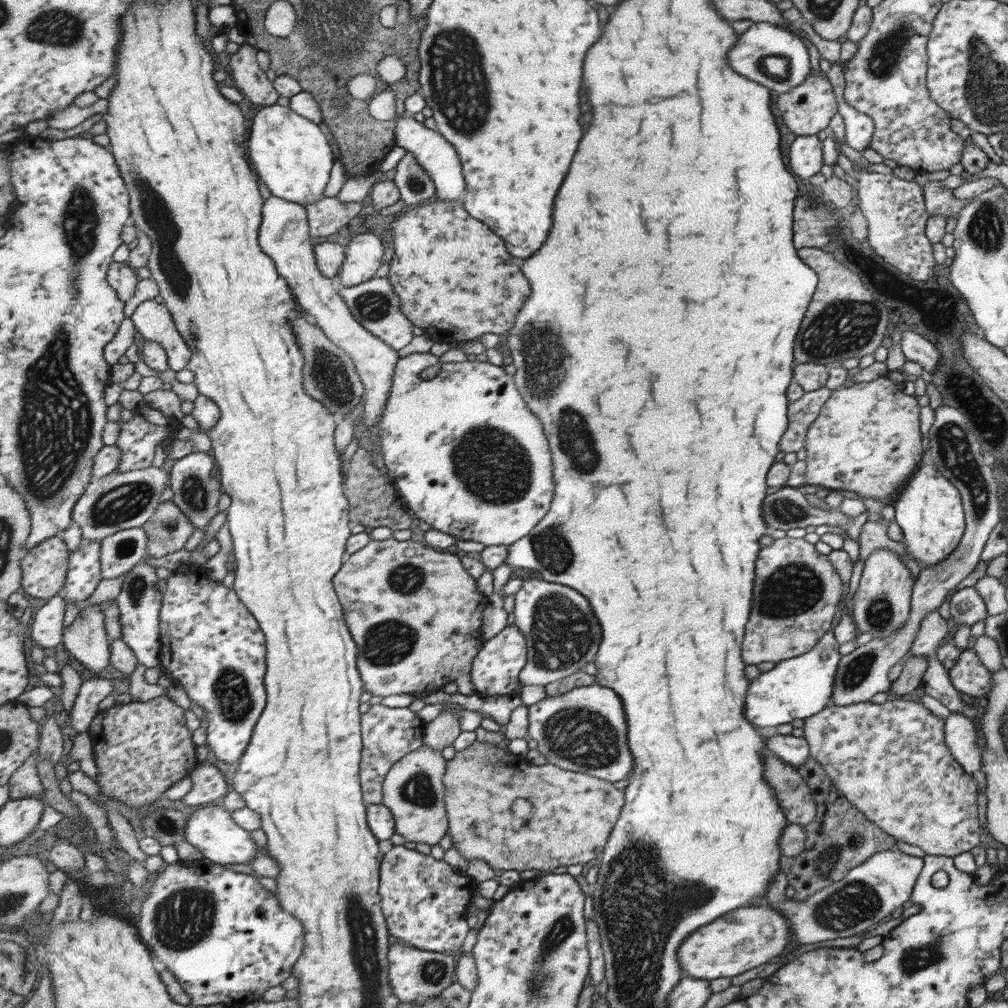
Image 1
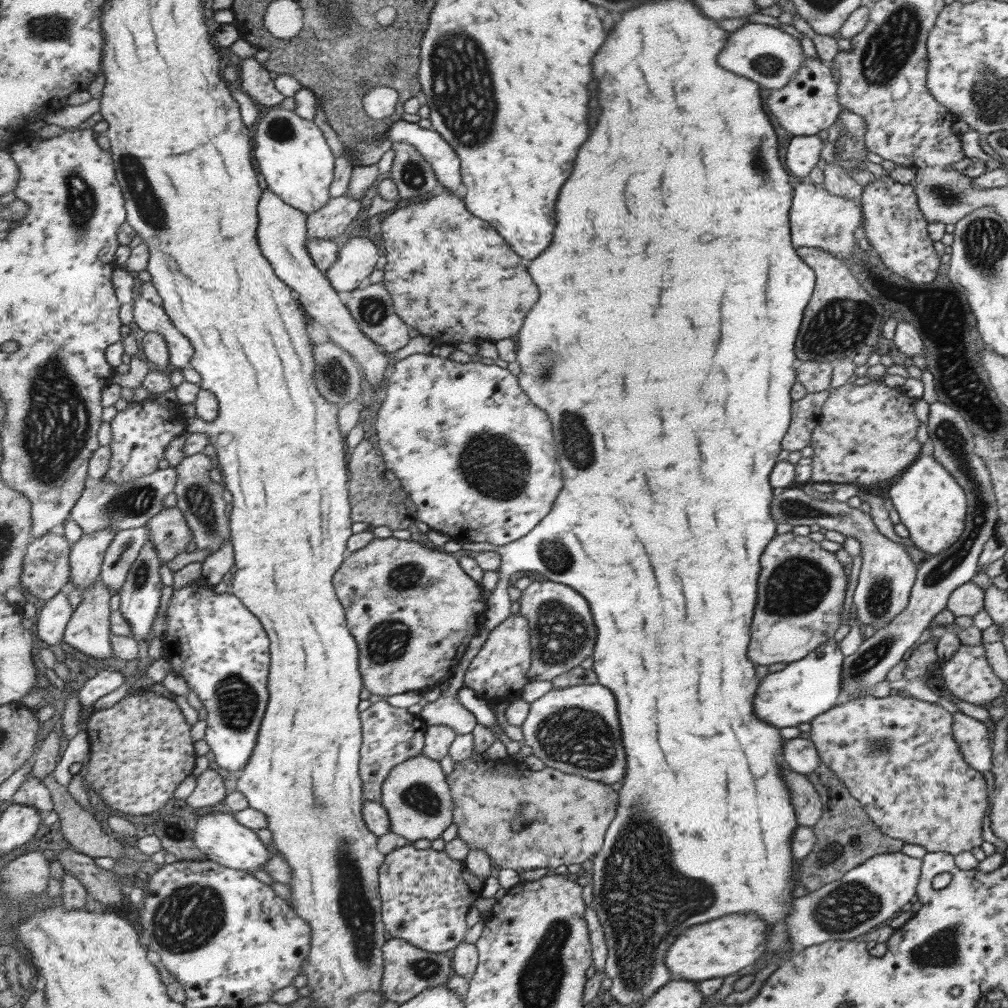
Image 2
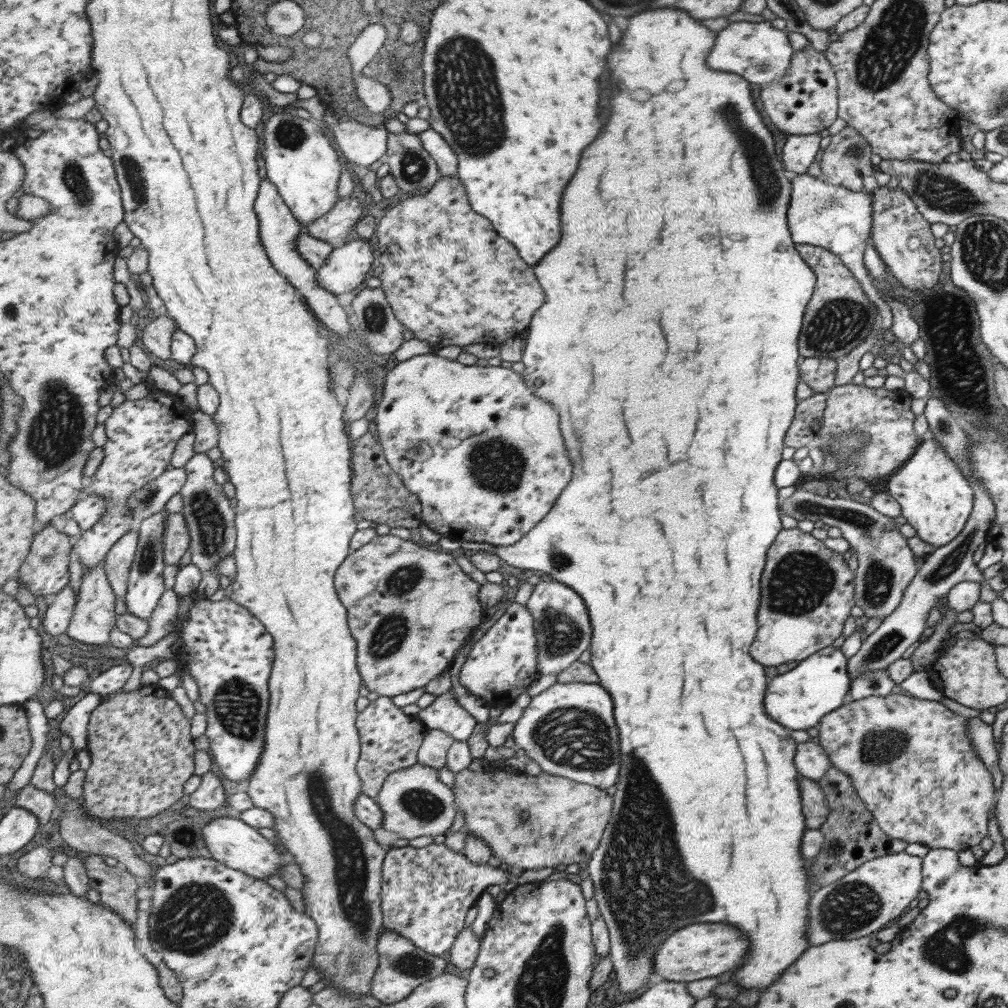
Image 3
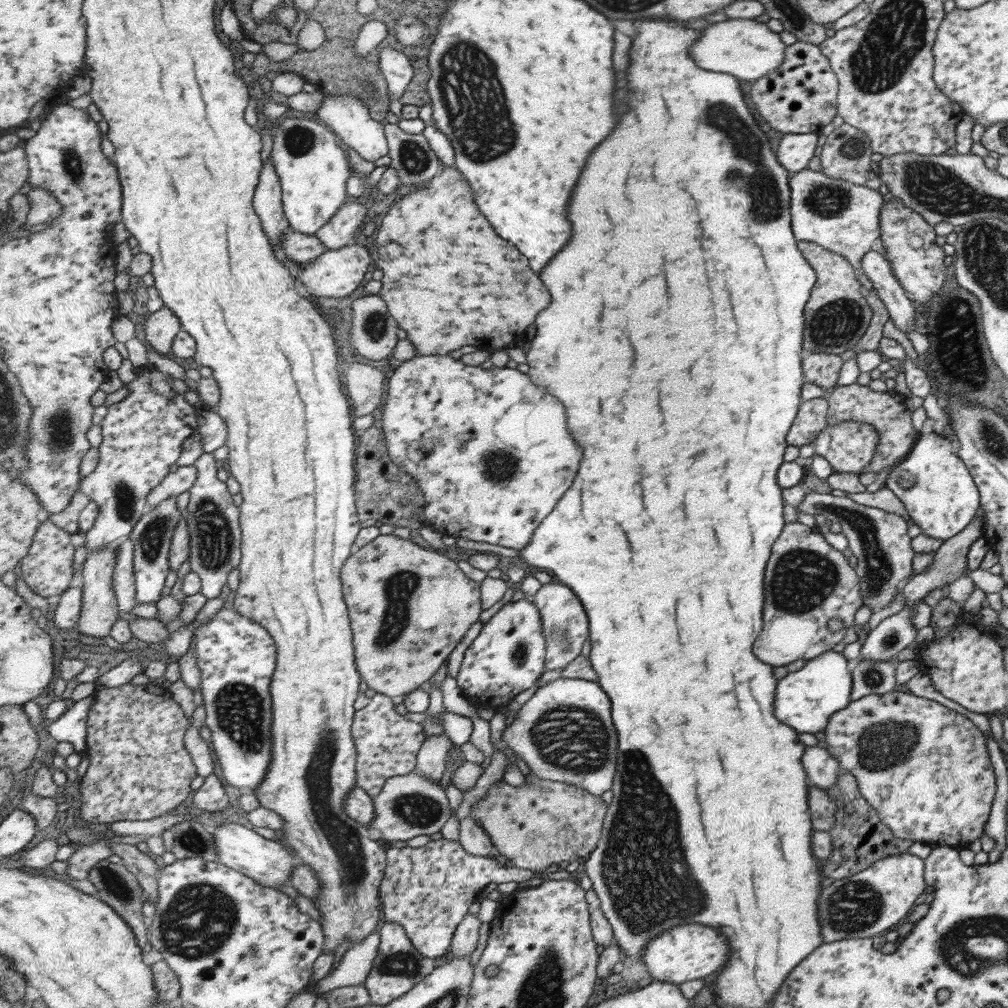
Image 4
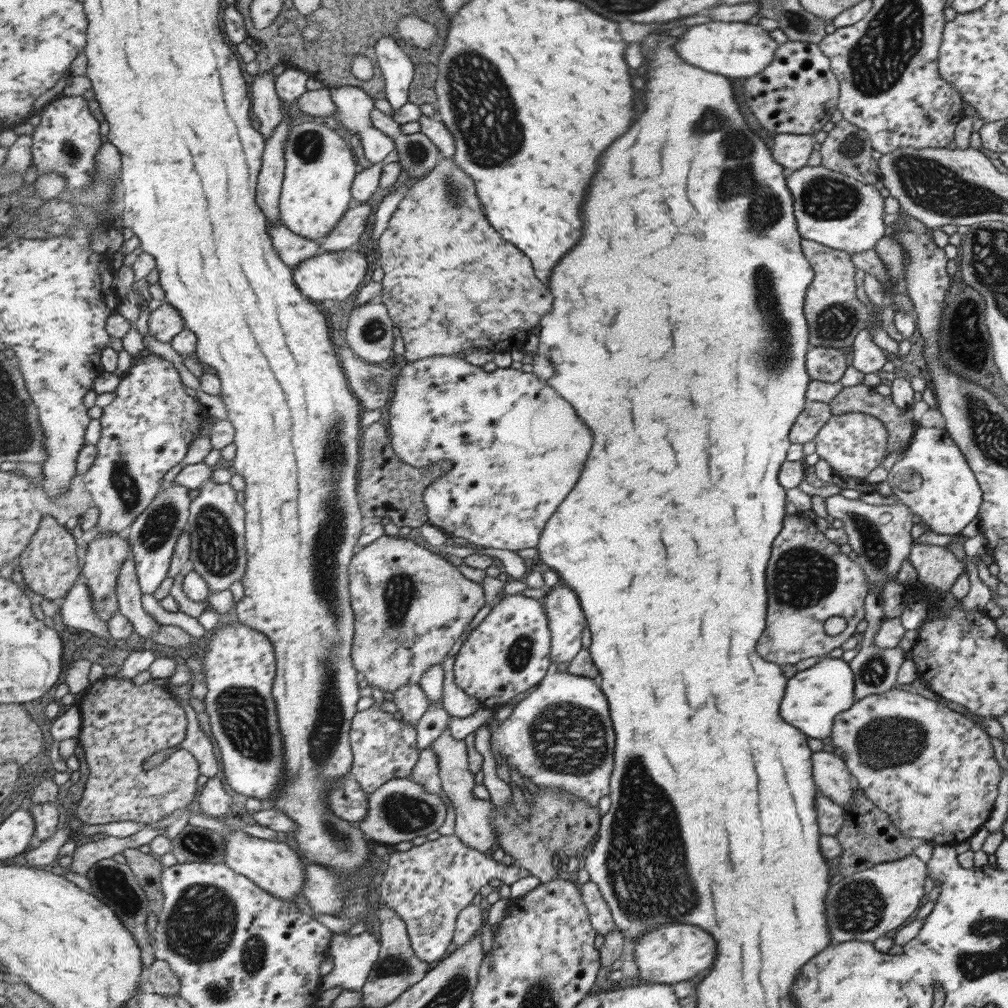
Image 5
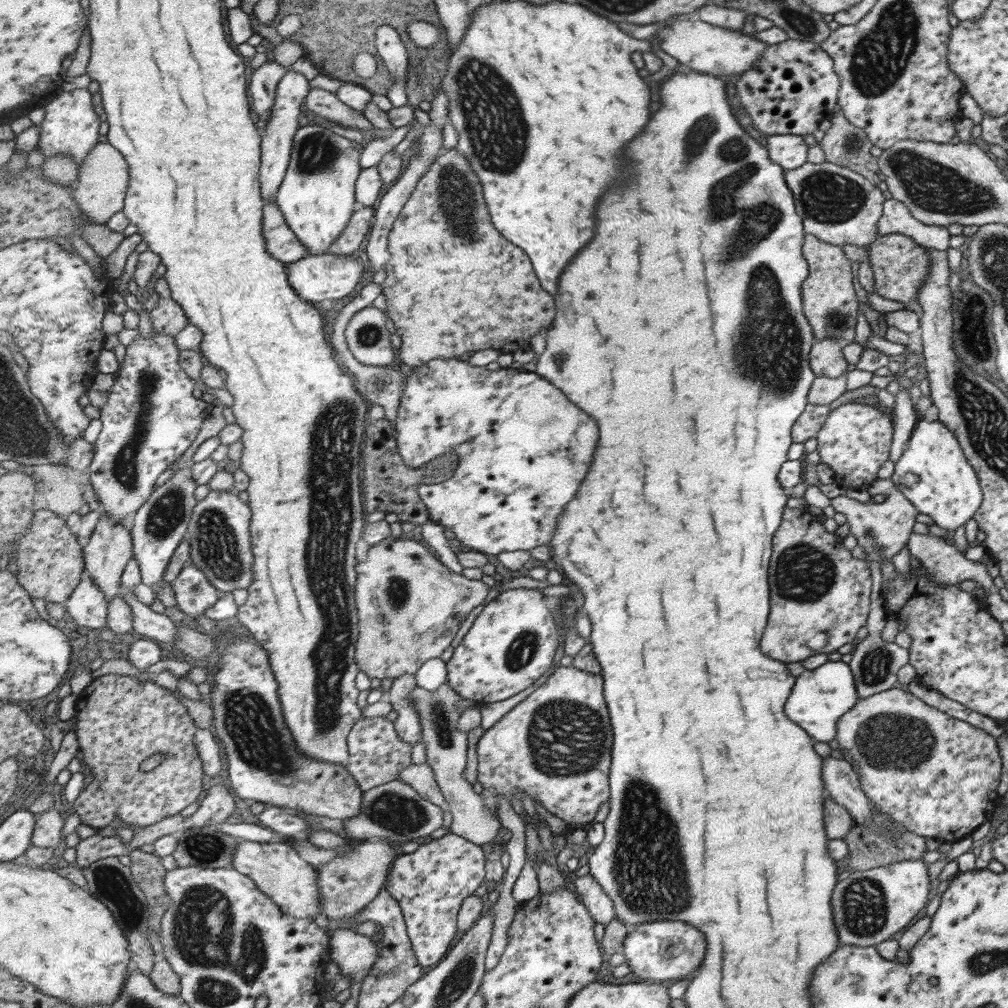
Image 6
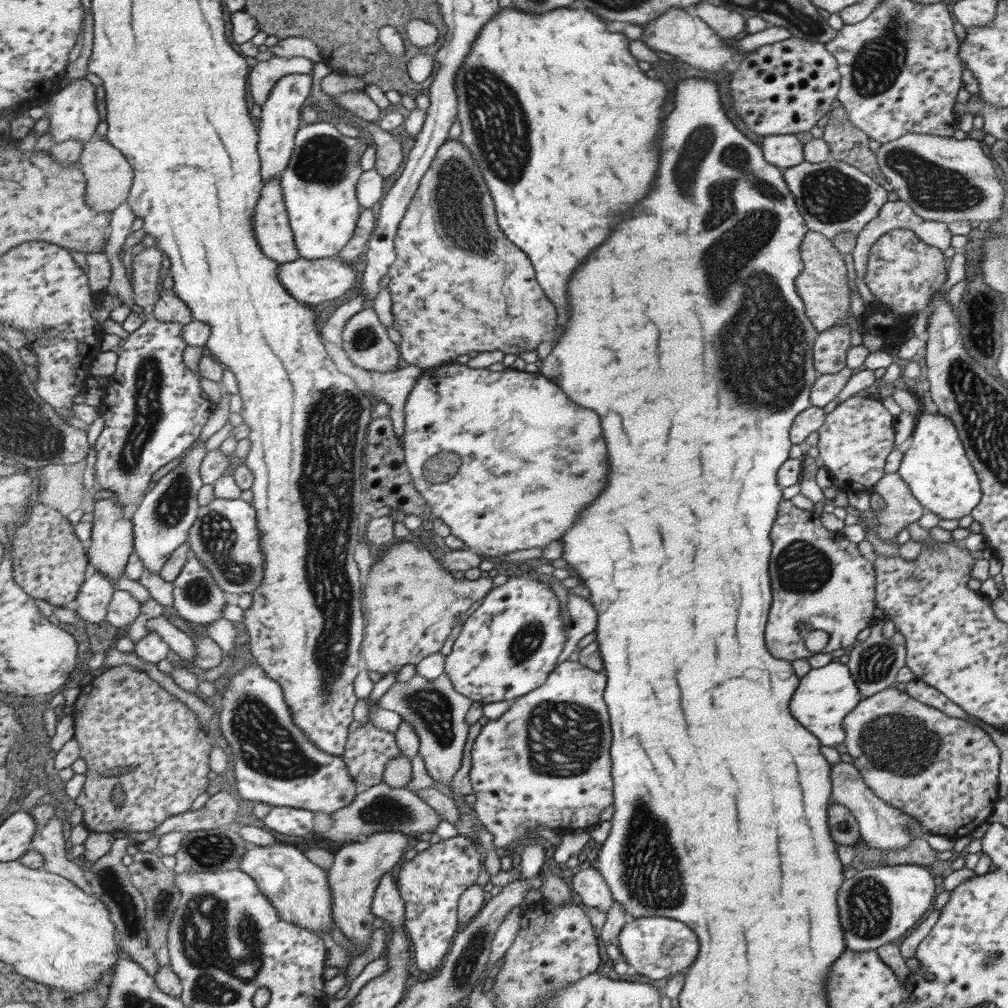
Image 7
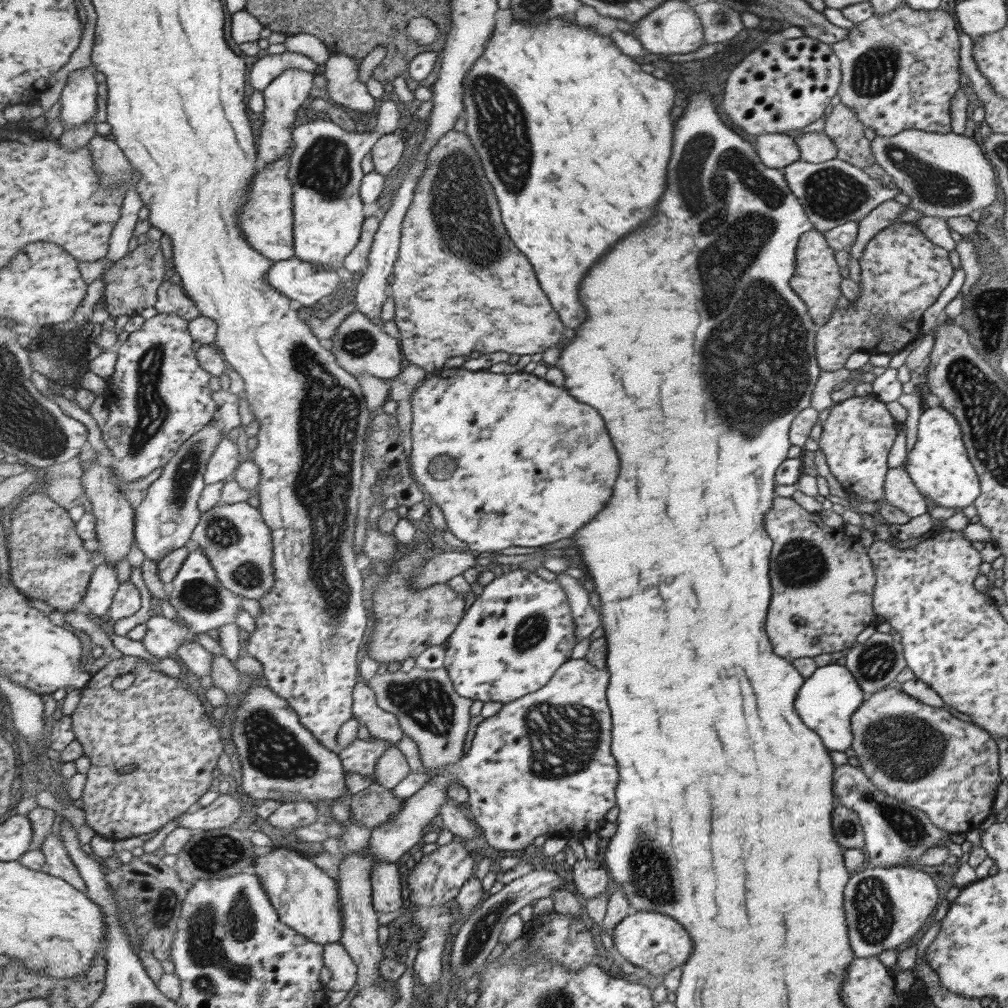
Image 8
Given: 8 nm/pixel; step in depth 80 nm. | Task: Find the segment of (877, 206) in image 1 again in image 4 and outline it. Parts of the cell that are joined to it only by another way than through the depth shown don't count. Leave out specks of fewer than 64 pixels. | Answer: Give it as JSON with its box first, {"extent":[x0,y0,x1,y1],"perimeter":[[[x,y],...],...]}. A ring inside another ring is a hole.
{"extent":[876,197,945,305],"perimeter":[[[897,197],[883,201],[879,209],[879,239],[876,244],[888,260],[894,277],[912,302],[924,305],[930,296],[937,293],[945,280],[944,253],[935,244],[936,234],[920,214],[906,207]]]}

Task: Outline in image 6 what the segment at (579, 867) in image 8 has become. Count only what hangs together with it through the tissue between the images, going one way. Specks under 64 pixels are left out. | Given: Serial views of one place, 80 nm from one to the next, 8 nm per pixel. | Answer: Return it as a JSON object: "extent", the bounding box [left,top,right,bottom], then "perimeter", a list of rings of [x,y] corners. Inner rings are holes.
{"extent":[575,873,617,928],"perimeter":[[[589,873],[583,877],[577,877],[575,886],[579,897],[590,910],[595,922],[600,922],[604,928],[609,926],[616,917],[617,911],[613,900],[601,884]]]}

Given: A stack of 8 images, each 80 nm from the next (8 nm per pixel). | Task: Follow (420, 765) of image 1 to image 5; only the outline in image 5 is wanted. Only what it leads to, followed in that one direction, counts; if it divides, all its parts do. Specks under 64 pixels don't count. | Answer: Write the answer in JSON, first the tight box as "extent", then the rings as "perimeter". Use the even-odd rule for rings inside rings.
{"extent":[360,778,447,849],"perimeter":[[[394,778],[369,796],[370,812],[360,827],[367,833],[367,838],[380,841],[388,849],[398,842],[409,842],[417,836],[437,832],[447,818],[447,805],[439,795],[428,791],[411,778]]]}

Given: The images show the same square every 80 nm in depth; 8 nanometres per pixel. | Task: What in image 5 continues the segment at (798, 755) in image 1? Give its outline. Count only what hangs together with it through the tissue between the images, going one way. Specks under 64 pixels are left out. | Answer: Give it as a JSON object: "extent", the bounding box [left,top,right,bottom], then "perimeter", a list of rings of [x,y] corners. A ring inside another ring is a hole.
{"extent":[810,751,855,808],"perimeter":[[[815,751],[810,754],[811,778],[817,791],[828,796],[838,805],[848,808],[852,803],[852,788],[855,787],[854,778],[848,773],[845,763],[832,752]]]}

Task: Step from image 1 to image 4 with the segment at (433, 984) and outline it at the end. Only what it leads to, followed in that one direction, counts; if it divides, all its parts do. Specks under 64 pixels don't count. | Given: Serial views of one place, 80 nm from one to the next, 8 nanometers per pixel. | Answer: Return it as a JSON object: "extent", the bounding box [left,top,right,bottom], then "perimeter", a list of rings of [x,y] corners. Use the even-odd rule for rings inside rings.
{"extent":[365,921,440,1006],"perimeter":[[[385,921],[379,933],[381,942],[377,958],[365,986],[371,993],[372,1004],[385,1006],[413,990],[415,985],[437,968],[437,962],[440,960],[426,957],[409,938],[405,927],[398,922]]]}

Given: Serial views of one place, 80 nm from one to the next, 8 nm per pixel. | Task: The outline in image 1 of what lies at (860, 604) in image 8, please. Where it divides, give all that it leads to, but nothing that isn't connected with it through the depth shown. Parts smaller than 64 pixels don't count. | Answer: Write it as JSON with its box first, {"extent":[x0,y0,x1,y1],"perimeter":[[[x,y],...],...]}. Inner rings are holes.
{"extent":[741,537,841,665],"perimeter":[[[782,537],[772,539],[766,547],[761,547],[754,564],[753,598],[751,612],[741,645],[741,661],[747,665],[758,665],[762,662],[781,662],[805,654],[827,632],[832,632],[838,616],[838,602],[841,596],[841,578],[831,567],[827,555],[820,555],[813,544],[803,538]]]}

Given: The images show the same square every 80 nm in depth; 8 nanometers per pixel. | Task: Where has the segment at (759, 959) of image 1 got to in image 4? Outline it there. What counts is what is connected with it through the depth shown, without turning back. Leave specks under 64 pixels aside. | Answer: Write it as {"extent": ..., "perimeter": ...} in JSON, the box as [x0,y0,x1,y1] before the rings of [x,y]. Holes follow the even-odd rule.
{"extent":[644,923,730,984],"perimeter":[[[699,923],[685,924],[654,938],[645,950],[644,964],[657,981],[683,984],[717,972],[727,962],[730,946],[723,933]]]}

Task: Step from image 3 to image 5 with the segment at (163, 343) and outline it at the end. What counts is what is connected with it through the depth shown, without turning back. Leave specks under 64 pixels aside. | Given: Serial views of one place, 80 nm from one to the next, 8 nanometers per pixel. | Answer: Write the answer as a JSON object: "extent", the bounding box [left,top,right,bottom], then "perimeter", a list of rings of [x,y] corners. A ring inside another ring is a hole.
{"extent":[149,302,185,343],"perimeter":[[[166,302],[149,314],[149,333],[159,342],[171,343],[183,329],[185,321],[177,308]]]}

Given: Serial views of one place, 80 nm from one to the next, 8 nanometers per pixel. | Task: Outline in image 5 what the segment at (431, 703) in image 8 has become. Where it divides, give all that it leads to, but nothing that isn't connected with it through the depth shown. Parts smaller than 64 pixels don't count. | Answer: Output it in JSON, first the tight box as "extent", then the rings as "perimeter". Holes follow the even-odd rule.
{"extent":[431,721,498,852],"perimeter":[[[451,721],[447,723],[445,733],[431,746],[440,758],[442,787],[446,796],[455,808],[455,834],[471,848],[487,852],[491,846],[498,845],[498,836],[492,823],[495,807],[489,800],[480,800],[473,797],[475,788],[475,773],[470,769],[468,746],[465,740],[457,740],[451,735]]]}

